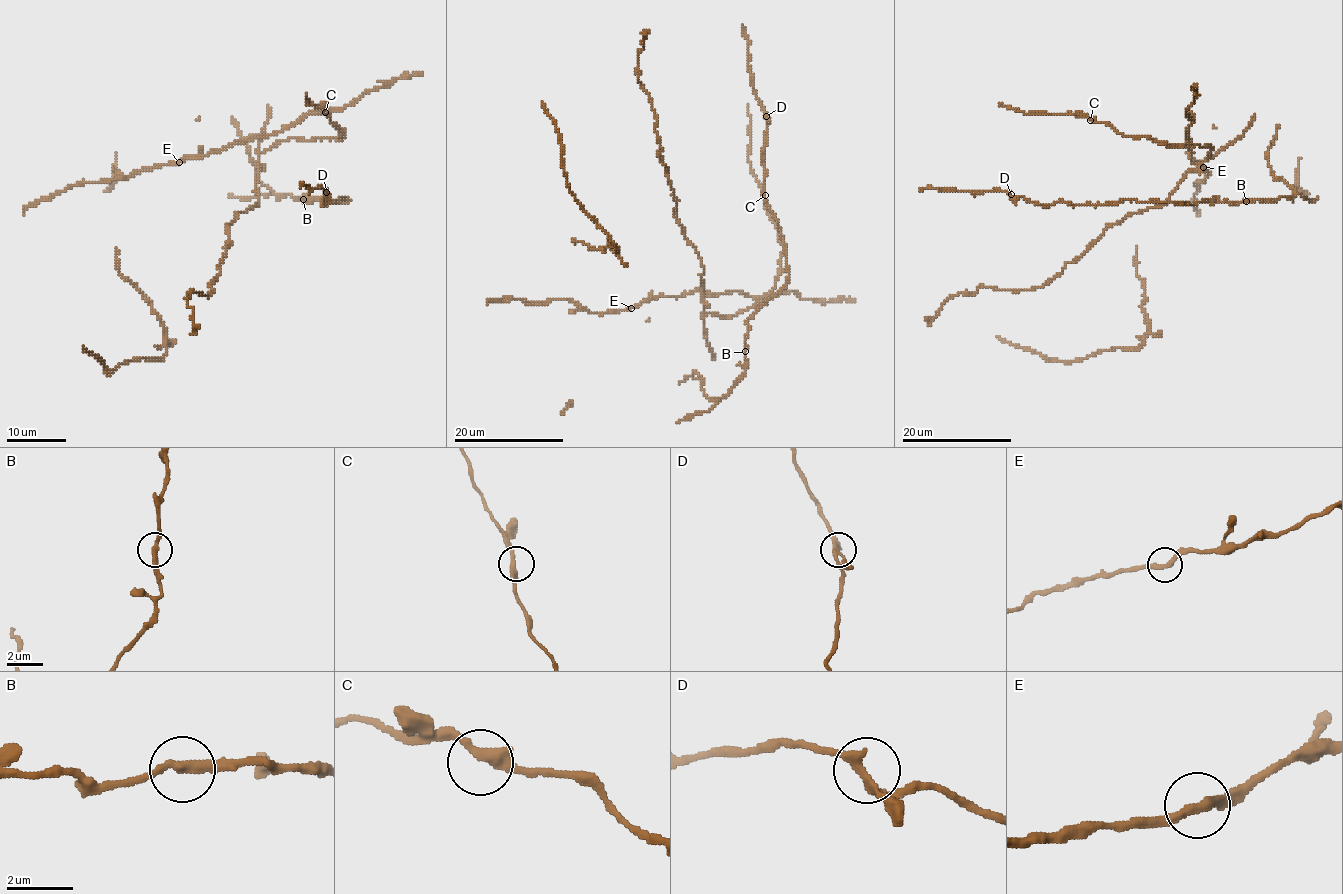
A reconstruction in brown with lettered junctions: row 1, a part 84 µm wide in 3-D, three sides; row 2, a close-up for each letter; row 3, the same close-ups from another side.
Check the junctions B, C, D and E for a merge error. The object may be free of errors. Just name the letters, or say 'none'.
E

